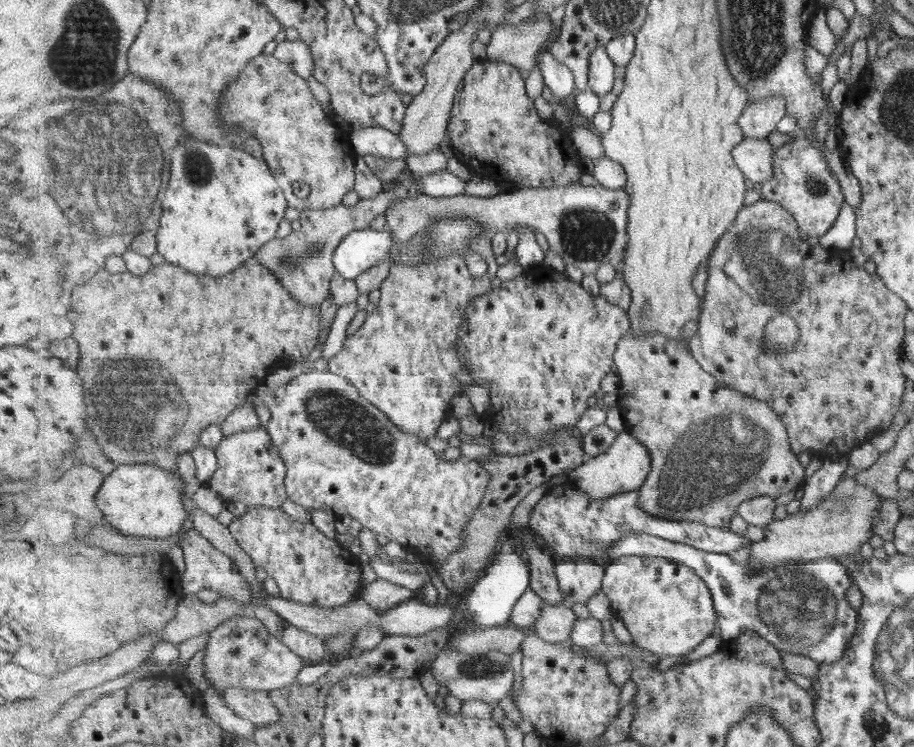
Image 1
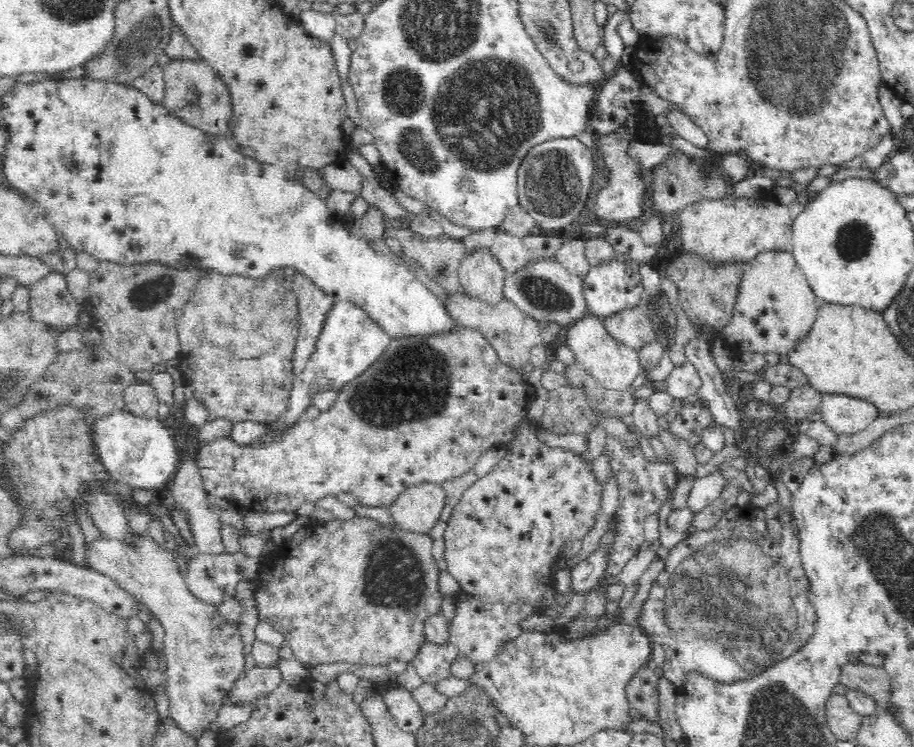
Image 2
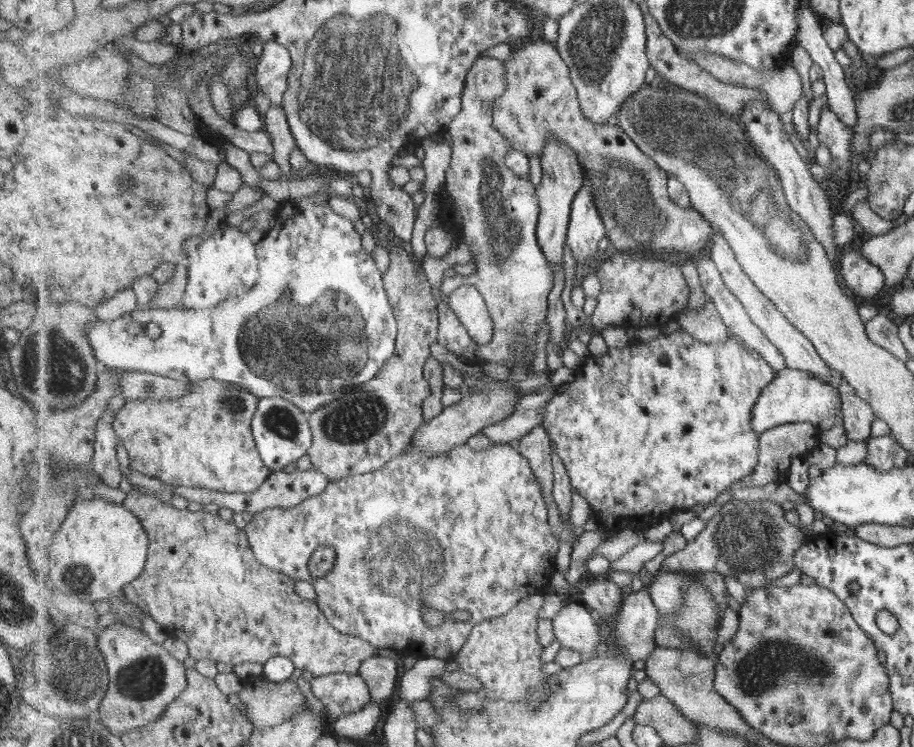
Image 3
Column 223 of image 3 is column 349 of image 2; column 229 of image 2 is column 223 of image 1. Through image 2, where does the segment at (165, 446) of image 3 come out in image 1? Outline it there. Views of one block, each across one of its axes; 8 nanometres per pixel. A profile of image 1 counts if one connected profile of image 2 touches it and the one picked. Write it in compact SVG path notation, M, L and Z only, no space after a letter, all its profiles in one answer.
M266 427L253 428L225 437L216 448L216 456L219 469L209 485L227 502L240 501L247 507L251 505L281 507L285 498L289 498L285 486L288 467Z

